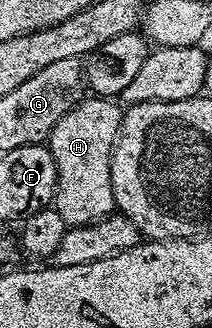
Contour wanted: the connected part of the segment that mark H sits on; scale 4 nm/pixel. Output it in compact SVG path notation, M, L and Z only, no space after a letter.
M86 97L79 101L71 111L64 113L64 117L60 117L60 121L56 121L52 129L48 146L56 161L58 174L58 191L54 195L52 206L56 213L60 213L60 217L64 217L67 228L83 227L115 214L110 162L114 152L114 142L118 139L118 130L122 124L122 113L123 108L113 98Z

